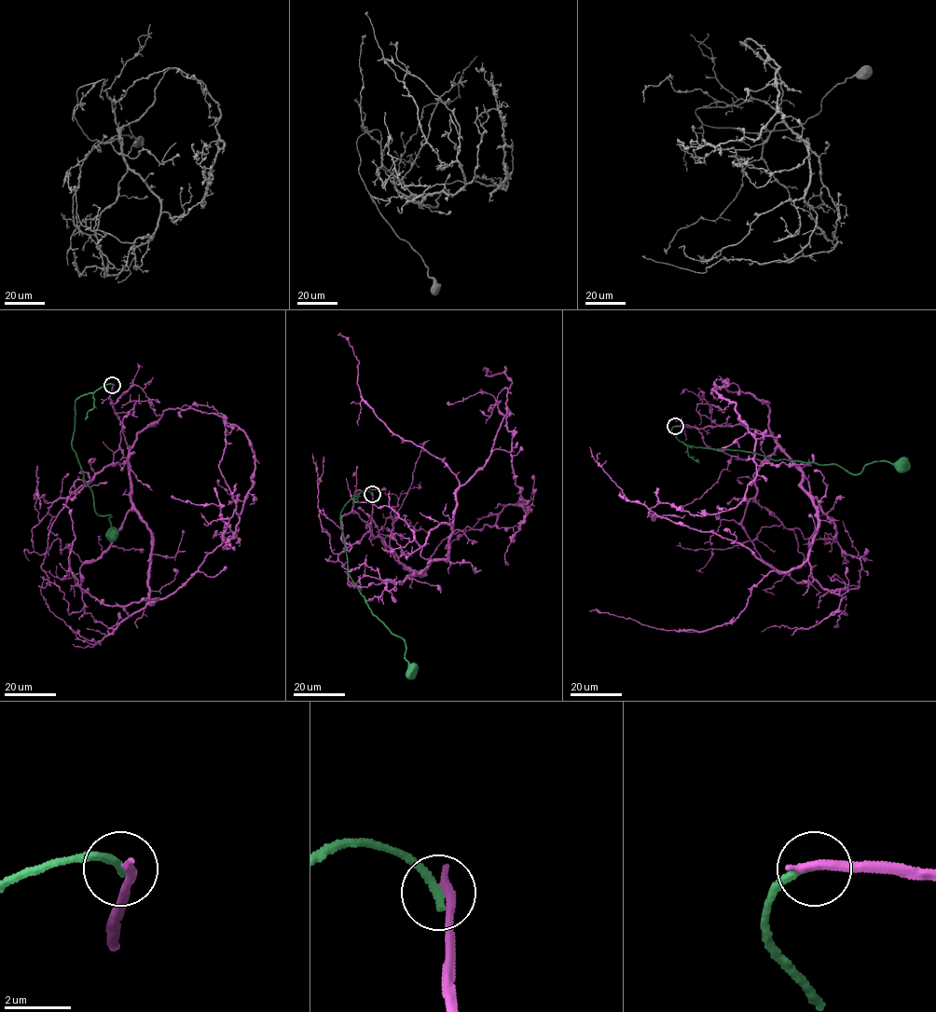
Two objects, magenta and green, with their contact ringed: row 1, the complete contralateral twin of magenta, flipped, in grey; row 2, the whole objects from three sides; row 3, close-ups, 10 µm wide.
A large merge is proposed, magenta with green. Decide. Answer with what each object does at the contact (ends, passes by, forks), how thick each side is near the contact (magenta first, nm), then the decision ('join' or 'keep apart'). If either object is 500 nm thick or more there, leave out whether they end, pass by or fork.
magenta ends; green ends; calibres 340 and 280 nm; keep apart

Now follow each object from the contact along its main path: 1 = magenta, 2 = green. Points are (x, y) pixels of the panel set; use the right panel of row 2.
1: (675, 426), (740, 424), (774, 439), (816, 511), (808, 558), (778, 571), (657, 516), (626, 499), (589, 447)
2: (675, 426), (671, 431), (690, 445), (757, 453), (776, 460), (832, 463), (856, 474), (874, 462), (901, 464)

